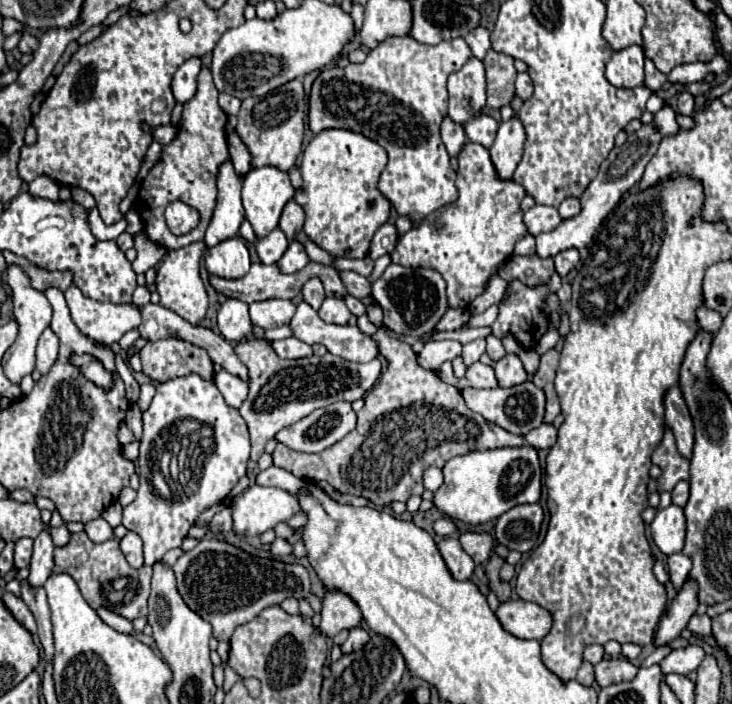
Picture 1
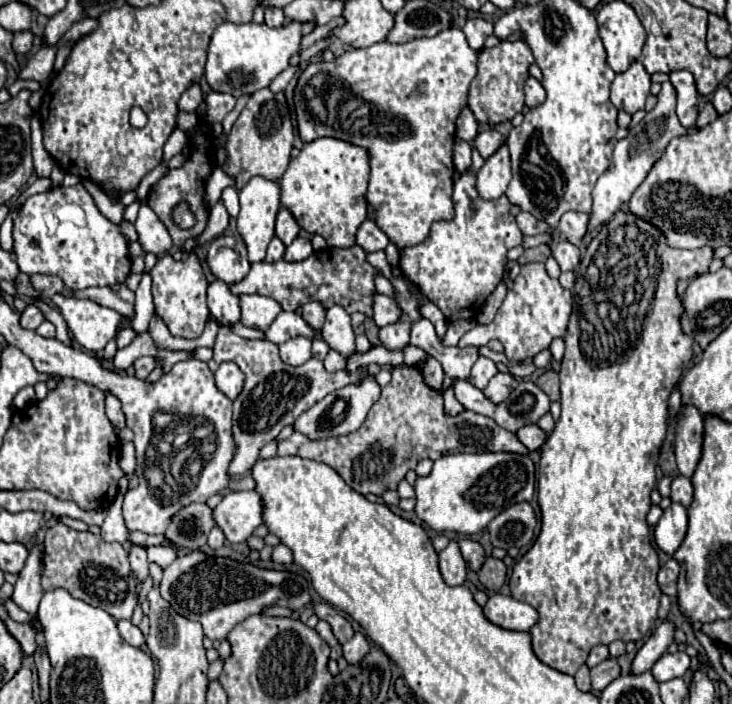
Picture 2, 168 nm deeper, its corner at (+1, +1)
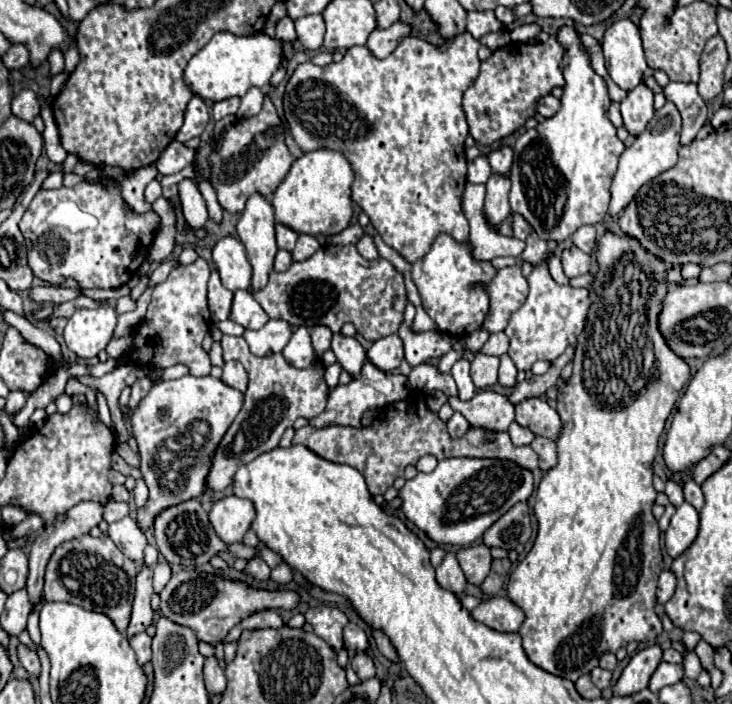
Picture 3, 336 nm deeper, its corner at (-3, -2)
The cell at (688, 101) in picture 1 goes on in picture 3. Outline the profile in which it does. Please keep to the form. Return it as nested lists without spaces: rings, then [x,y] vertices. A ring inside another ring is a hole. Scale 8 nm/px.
[[[670,81],[664,87],[664,95],[678,107],[682,115],[682,145],[692,143],[700,127],[706,123],[706,103],[698,93],[698,85]]]

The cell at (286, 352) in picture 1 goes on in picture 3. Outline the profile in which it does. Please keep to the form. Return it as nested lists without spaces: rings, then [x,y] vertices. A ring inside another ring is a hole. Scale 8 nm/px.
[[[298,327],[294,331],[294,335],[288,341],[288,345],[284,347],[282,355],[290,365],[294,365],[298,369],[306,369],[308,365],[312,365],[312,361],[316,361],[316,353],[312,349],[310,333],[306,327]]]

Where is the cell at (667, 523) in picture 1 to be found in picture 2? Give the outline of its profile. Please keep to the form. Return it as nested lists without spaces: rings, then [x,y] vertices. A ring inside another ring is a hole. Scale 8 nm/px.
[[[672,504],[668,510],[664,510],[662,518],[658,520],[654,530],[654,540],[662,552],[672,556],[682,544],[686,530],[688,530],[686,508],[682,504]]]

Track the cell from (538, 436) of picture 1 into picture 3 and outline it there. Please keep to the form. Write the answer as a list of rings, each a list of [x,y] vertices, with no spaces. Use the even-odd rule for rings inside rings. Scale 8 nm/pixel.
[[[512,423],[512,425],[510,425],[510,429],[508,429],[508,433],[510,433],[510,437],[512,437],[512,443],[514,443],[514,445],[530,445],[530,443],[534,441],[534,437],[536,437],[530,429],[520,427],[518,423]]]

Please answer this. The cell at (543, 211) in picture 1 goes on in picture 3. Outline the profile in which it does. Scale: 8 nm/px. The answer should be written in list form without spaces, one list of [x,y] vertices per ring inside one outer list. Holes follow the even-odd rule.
[[[514,213],[512,229],[514,229],[514,237],[518,237],[518,239],[526,239],[532,233],[532,225],[528,221],[524,221],[524,217],[520,217],[518,213]]]

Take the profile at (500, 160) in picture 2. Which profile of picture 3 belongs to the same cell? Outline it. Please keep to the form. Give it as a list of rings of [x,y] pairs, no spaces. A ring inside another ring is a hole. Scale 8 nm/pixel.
[[[494,173],[486,183],[486,203],[484,213],[492,225],[500,225],[510,215],[510,181],[504,175]]]

